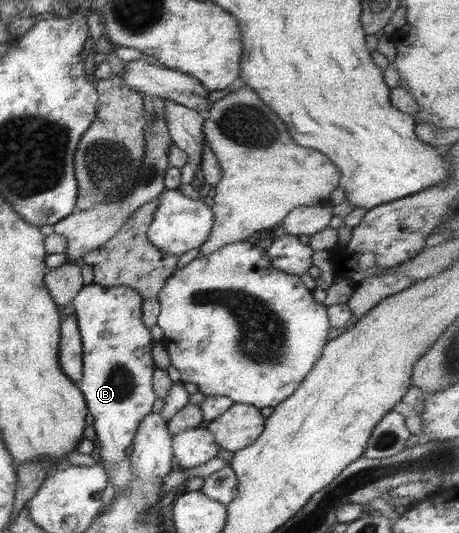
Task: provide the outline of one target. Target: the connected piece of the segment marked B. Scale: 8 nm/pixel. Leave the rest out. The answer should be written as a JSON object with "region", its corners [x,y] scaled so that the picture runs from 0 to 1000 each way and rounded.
{"region":[[[198,531],[181,535],[155,568],[176,632],[179,692],[168,728],[179,735],[190,773],[200,779],[233,902],[251,925],[264,925],[290,899],[275,842],[288,835],[303,790],[340,752],[329,724],[340,687],[327,672],[336,642],[307,600],[312,561],[281,538],[222,538]]]}

